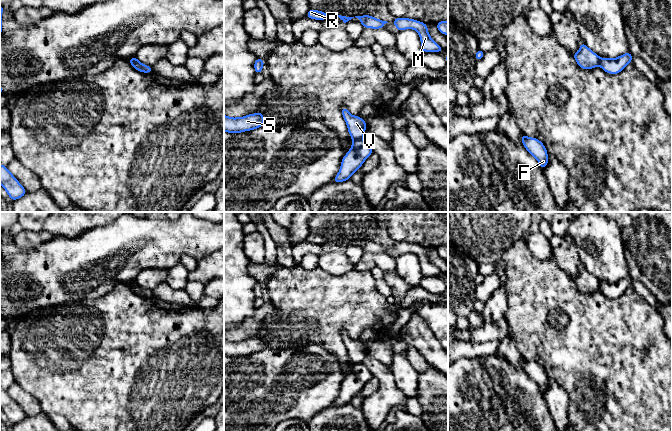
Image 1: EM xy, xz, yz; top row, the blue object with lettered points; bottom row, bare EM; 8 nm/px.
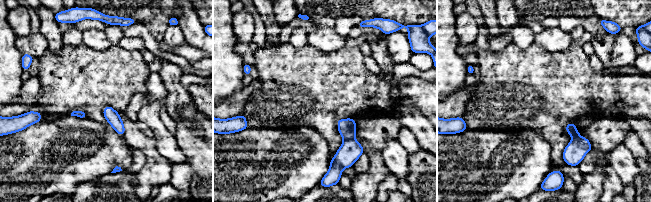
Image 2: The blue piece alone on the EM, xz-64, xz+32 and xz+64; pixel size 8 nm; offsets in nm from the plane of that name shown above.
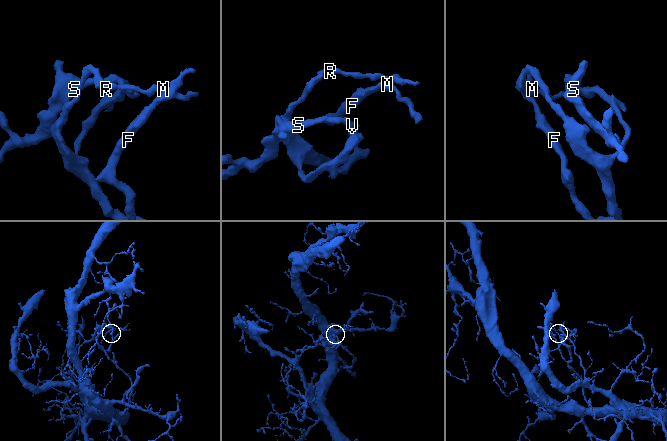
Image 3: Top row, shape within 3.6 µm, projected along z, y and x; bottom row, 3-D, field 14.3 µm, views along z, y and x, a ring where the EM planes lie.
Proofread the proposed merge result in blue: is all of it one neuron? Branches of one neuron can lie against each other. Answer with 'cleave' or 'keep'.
cleave

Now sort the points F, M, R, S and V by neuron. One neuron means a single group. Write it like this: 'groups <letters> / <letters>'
groups F M R / S V

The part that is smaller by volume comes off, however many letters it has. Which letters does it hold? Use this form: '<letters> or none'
F, M, R

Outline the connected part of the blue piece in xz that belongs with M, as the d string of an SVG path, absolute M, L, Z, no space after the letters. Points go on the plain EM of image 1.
M405 241L395 242L392 246L398 255L402 255L405 253L414 253L418 256L420 264L421 264L421 273L423 276L442 276L444 275L429 259L428 250L426 247L408 243Z

